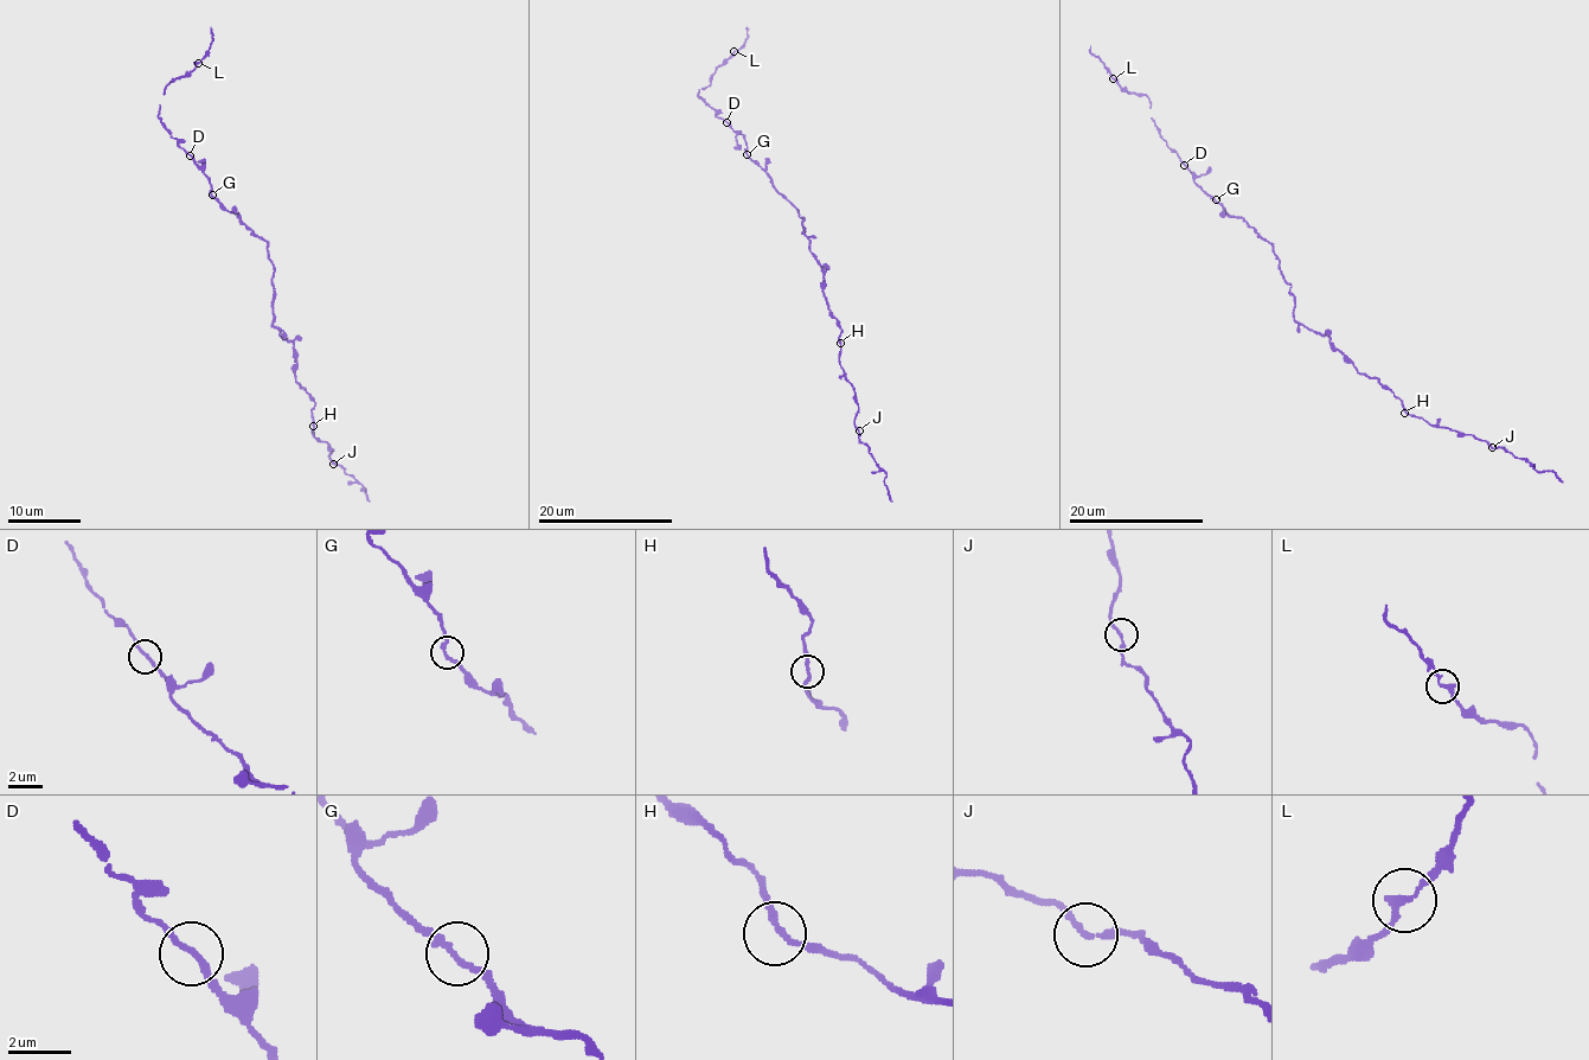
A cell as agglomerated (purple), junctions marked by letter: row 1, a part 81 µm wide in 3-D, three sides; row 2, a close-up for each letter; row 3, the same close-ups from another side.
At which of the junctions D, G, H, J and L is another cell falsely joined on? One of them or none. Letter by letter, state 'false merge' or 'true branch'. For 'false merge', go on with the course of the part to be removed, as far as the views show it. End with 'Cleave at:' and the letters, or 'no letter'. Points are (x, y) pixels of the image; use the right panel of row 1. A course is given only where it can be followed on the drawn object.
D: true branch
G: true branch
H: true branch
J: true branch
L: true branch
Cleave at: no letter

